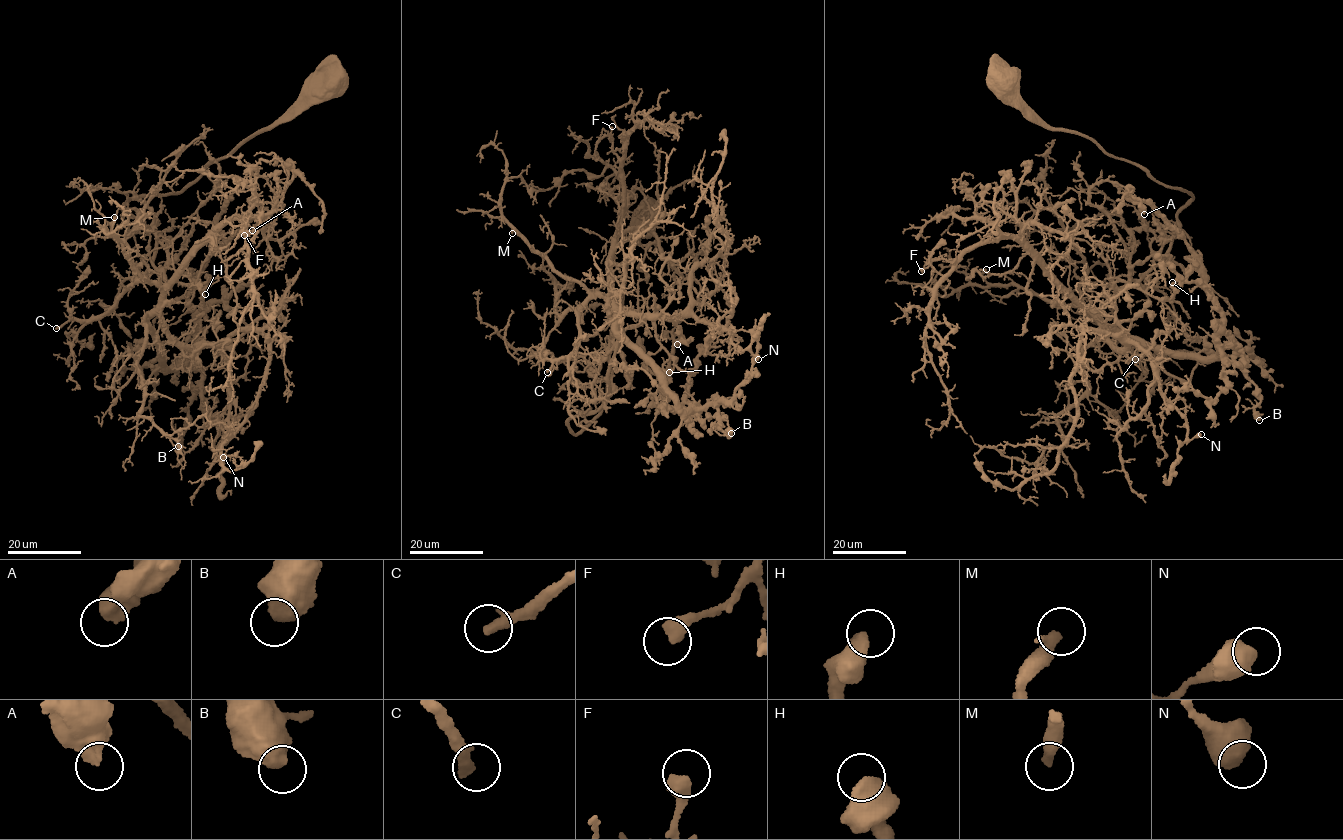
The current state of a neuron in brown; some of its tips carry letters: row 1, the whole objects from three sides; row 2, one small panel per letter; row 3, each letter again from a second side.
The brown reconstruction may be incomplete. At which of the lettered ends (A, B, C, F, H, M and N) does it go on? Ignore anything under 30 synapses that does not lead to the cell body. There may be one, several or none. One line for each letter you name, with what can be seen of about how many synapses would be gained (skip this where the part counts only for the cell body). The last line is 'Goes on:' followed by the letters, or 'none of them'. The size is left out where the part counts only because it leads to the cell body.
C: Roughly 50 synapses
Goes on: C

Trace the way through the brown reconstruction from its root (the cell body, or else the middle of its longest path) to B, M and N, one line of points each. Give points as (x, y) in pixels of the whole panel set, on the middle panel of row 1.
B: (651, 211), (603, 408), (568, 423), (609, 394), (617, 314), (666, 393), (731, 433)
M: (651, 211), (625, 265), (606, 402), (575, 434), (569, 420), (609, 394), (619, 324), (608, 301), (512, 233)
N: (651, 211), (625, 265), (606, 402), (572, 433), (569, 420), (609, 394), (623, 311), (723, 326), (758, 359)

